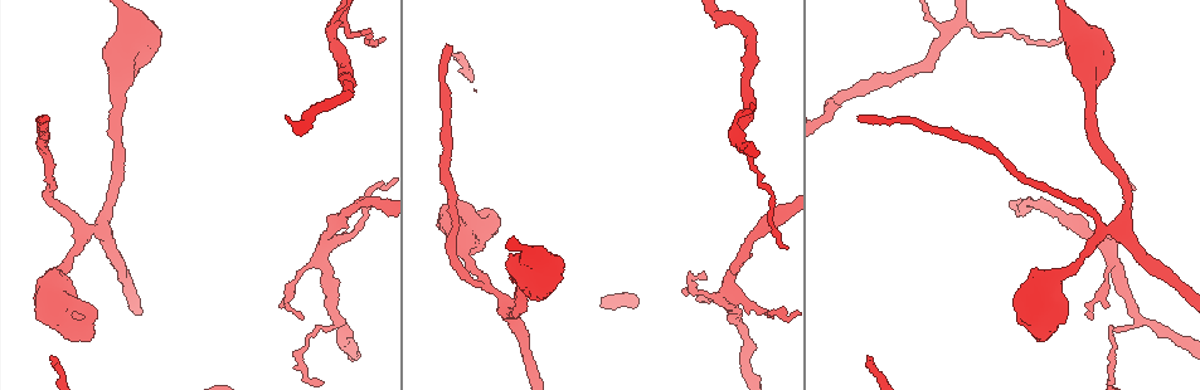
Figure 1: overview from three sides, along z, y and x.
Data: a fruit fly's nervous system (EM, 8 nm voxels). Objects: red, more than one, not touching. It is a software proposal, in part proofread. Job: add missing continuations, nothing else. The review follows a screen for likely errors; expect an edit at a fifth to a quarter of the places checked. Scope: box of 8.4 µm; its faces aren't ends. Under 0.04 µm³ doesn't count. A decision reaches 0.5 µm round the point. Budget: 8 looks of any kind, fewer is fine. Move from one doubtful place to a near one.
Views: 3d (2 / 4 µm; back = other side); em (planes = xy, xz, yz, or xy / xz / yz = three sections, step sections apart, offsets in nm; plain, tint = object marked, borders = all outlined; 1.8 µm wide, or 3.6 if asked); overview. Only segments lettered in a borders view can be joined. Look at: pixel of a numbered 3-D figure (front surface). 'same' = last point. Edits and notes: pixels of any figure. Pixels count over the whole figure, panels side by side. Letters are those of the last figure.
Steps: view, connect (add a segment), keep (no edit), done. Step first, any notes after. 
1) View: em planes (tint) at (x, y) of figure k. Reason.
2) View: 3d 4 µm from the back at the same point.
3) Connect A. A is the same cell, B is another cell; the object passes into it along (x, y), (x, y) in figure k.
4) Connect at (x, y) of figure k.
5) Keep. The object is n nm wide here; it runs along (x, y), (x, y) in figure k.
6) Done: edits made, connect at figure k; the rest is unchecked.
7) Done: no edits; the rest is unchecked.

View: 3d 4 µm at (46, 122) of figure 1. Free end.

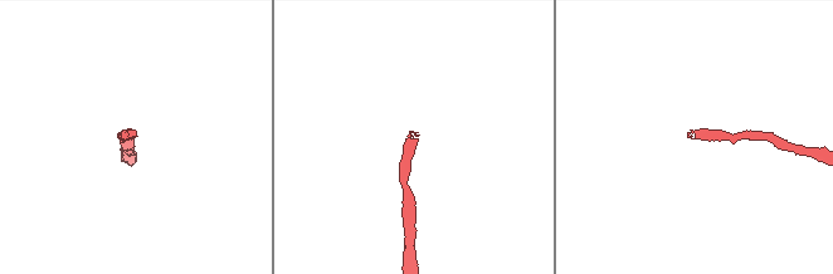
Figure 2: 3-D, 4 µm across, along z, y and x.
View: em xz step 16 (tint) at (415, 132) of figure 2.

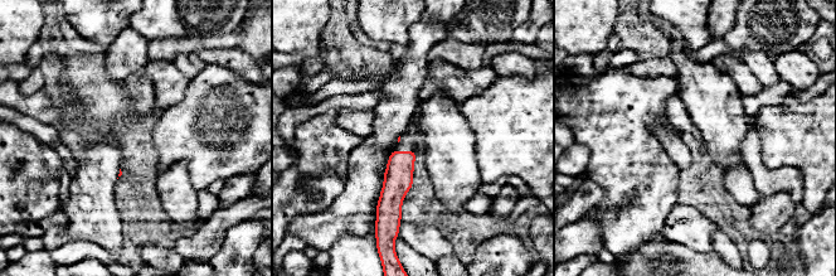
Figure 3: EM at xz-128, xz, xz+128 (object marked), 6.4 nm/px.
View: em planes (borders) at the same point. Cut it another way.

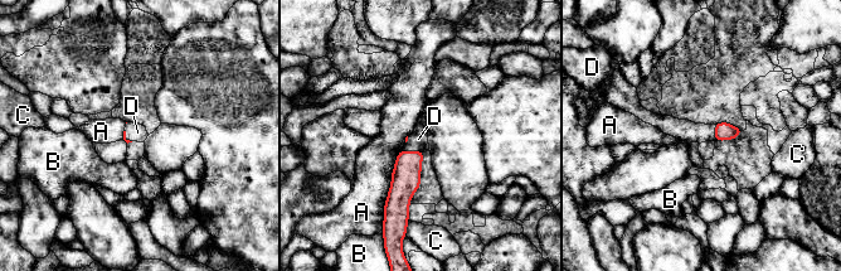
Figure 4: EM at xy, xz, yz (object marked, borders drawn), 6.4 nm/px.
Connect D. D is the same cell, A, B and C are other cells; the object passes into it along (406, 178), (413, 151), (418, 139) in figure 4; it goes on there.

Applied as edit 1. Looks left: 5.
View: 3d 2 µm at (144, 59) of figure 1. Branch stops here.

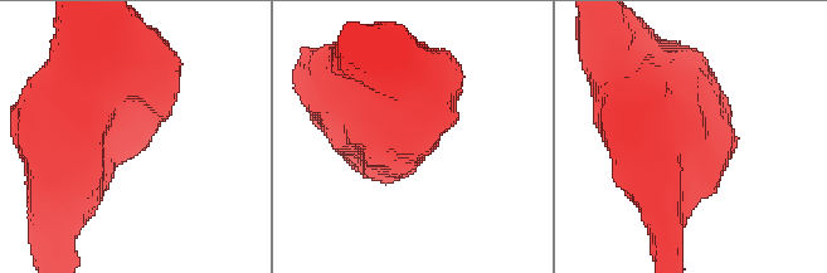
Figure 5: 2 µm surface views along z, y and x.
View: em planes (borders) at (128, 146) of figure 5. Need the tissue.

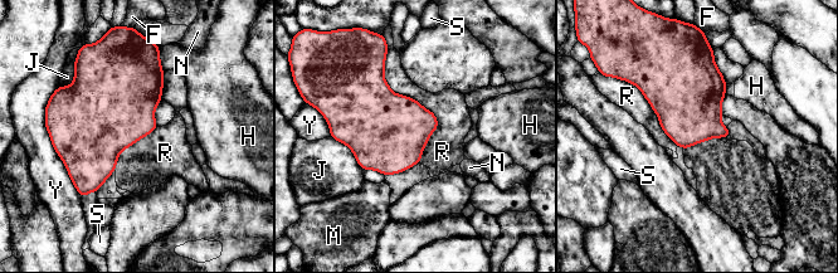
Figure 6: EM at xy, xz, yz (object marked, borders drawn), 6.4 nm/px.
Keep. The longest contact is with R, 750 nm; F, H, J, M, N, R, S and Y are other cells; a border runs along (386, 49), (419, 162) in figure 6; no lettered segment goes on from it.

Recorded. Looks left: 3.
Done: edits made, connect at figure 4; the rest is unchecked.

